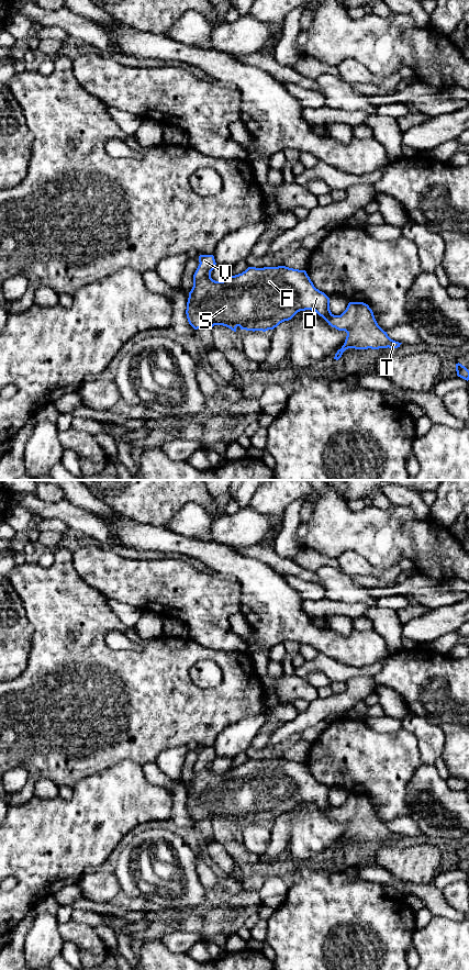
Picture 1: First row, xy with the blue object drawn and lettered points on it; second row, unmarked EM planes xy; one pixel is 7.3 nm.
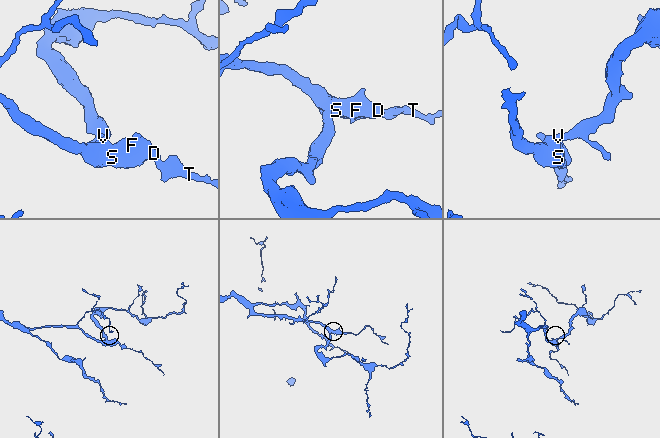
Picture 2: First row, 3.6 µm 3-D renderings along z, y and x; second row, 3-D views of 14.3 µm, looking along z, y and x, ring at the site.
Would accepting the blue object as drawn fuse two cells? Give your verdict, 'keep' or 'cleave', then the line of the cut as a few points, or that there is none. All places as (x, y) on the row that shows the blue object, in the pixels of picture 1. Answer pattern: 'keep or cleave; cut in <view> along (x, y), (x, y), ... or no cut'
keep; no cut

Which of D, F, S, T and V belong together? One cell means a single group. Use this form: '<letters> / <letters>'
D F S T V

